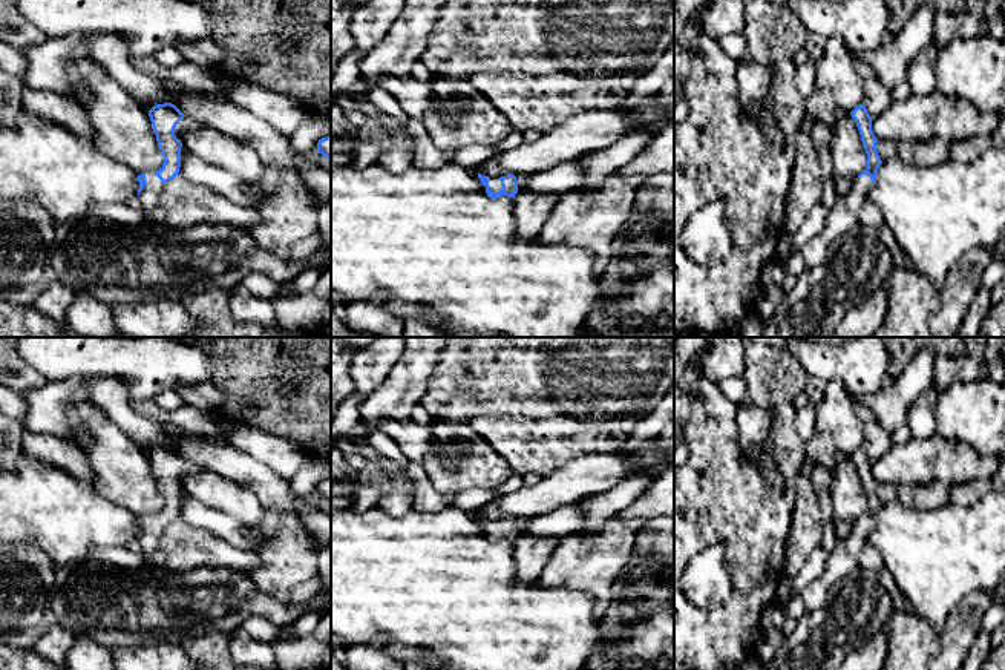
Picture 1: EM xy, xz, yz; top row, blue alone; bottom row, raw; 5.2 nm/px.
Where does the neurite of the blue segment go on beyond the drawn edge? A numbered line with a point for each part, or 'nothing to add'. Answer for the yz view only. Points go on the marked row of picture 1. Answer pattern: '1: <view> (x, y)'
1: yz (843, 215)

